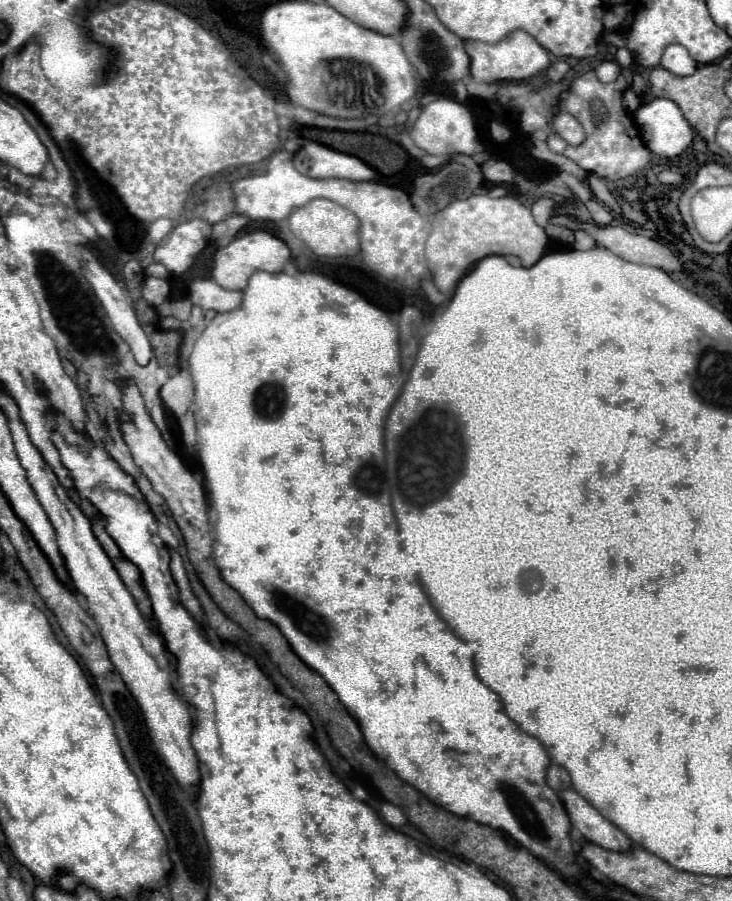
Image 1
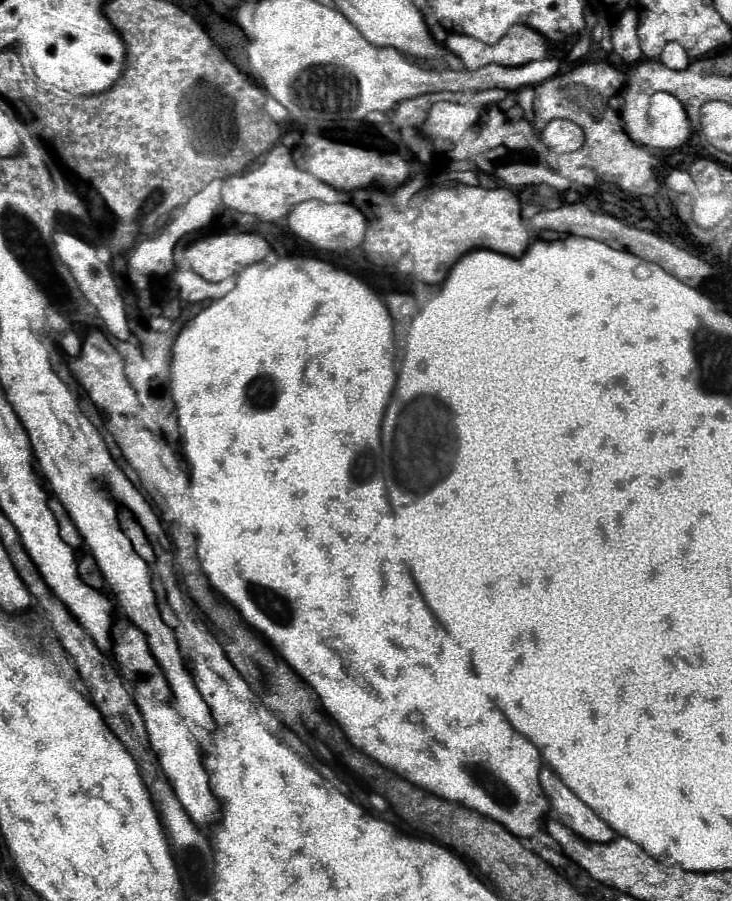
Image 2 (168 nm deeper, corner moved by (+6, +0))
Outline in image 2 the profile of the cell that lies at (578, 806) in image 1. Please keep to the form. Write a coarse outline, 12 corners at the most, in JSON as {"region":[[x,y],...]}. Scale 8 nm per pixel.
{"region":[[551,770],[541,784],[561,824],[589,842],[615,832]]}

